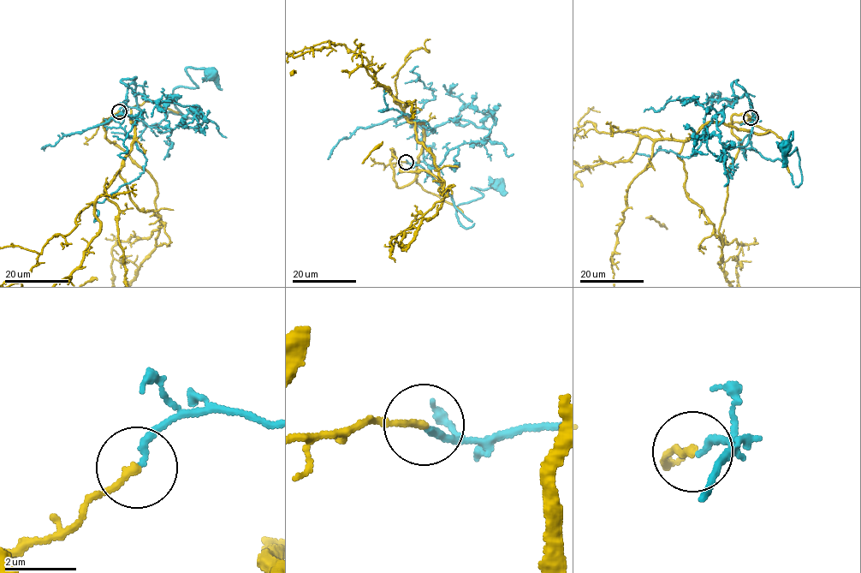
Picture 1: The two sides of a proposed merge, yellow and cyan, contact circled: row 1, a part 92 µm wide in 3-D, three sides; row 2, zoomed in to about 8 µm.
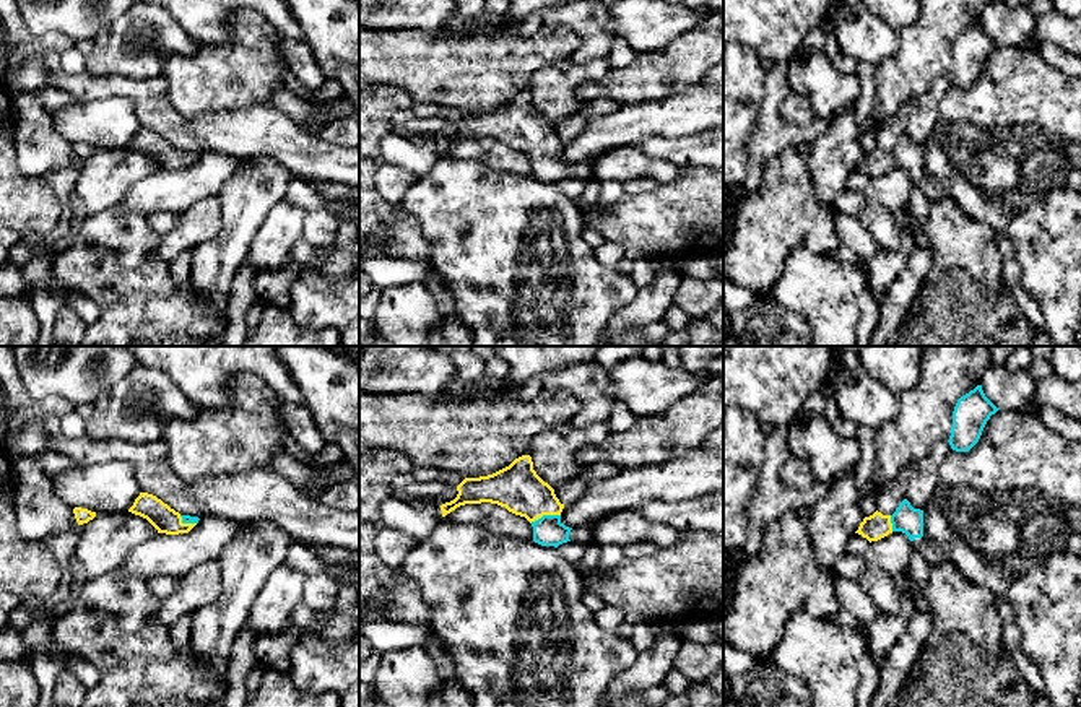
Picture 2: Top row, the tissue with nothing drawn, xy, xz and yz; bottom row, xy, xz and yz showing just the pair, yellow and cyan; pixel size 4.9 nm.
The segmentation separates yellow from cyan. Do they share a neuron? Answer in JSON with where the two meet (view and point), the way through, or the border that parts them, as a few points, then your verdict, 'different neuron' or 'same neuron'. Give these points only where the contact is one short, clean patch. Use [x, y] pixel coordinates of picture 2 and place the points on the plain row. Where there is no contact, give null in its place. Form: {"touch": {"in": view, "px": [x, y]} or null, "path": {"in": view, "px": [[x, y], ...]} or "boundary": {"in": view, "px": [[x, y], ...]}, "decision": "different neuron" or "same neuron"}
{"touch": {"in": "xz", "px": [545, 150]}, "decision": "different neuron"}

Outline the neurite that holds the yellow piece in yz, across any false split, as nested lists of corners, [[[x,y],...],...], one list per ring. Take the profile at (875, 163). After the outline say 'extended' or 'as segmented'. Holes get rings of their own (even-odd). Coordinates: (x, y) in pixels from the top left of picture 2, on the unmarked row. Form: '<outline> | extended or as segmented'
[[[876,146],[873,151],[863,154],[855,169],[866,174],[870,179],[878,177],[892,169],[891,151],[883,151]]] | as segmented

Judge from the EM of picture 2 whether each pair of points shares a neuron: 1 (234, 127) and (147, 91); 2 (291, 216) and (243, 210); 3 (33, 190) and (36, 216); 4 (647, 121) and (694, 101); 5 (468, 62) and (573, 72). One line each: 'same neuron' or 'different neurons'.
1: same neuron
2: different neurons
3: same neuron
4: same neuron
5: different neurons

